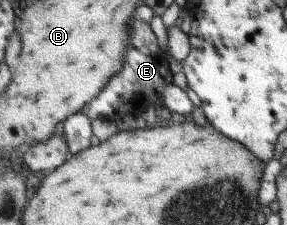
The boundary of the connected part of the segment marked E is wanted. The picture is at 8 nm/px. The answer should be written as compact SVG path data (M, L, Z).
M138 16L130 22L130 35L132 44L126 48L124 68L110 78L106 88L83 109L93 121L100 118L116 121L126 115L140 115L146 107L165 106L164 89L172 83L172 71L168 63L169 52L160 47L158 37L148 22L140 20Z

